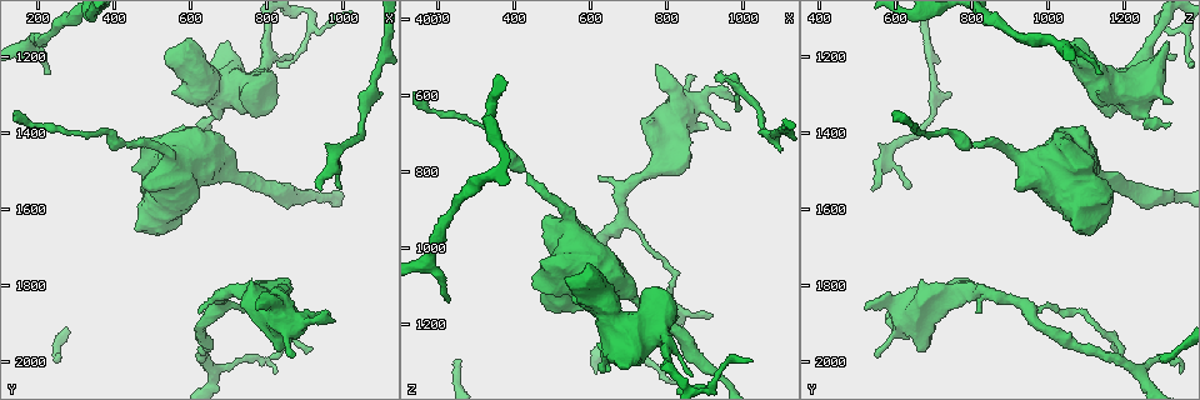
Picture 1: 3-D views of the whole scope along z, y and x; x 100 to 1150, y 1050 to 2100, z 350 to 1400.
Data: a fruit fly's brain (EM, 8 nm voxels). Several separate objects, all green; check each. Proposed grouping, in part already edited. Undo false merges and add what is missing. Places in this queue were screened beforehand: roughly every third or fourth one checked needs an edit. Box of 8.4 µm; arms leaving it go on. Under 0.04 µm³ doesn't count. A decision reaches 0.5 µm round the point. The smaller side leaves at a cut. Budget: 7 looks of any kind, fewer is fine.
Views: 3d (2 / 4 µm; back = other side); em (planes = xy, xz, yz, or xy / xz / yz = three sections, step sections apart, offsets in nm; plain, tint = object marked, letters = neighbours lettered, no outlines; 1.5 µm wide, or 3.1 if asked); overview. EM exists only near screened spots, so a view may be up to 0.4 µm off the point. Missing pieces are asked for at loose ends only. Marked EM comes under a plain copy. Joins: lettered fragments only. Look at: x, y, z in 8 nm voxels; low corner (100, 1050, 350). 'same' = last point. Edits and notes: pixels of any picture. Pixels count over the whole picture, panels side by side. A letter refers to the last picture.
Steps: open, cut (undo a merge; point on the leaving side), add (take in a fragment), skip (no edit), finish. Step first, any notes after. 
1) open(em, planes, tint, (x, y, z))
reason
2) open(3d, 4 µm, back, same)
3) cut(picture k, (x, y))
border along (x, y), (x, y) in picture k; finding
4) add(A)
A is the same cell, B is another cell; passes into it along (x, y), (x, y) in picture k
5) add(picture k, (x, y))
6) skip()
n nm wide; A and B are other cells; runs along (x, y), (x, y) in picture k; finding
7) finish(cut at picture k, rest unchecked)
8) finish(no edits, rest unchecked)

open(3d, 4 µm, (850, 1790, 785))
branch stops here

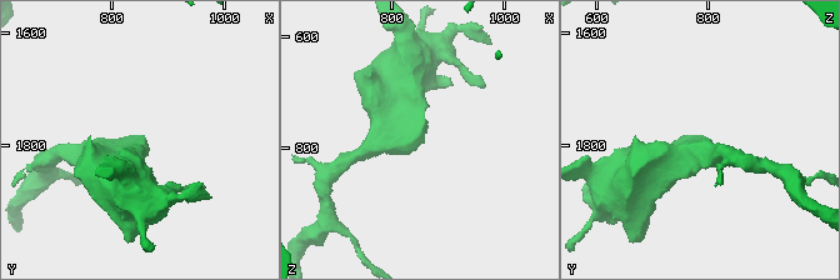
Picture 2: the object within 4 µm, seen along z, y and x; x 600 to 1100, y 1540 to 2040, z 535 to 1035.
open(em, yz, step 8, letters, (855, 1785, 775))

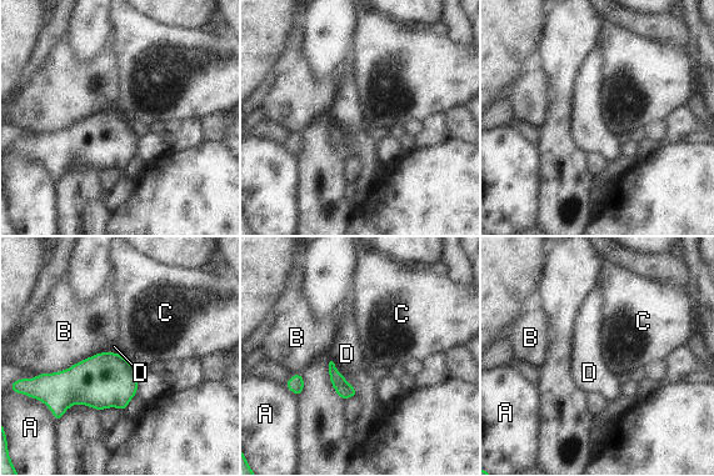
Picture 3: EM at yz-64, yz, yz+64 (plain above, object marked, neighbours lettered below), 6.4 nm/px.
skip()
A, B, C and D are other cells; border along (331, 360), (336, 370), (359, 394) in picture 3; no lettered fragment goes on from it

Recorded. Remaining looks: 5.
open(em, xy, step 4, letters, (940, 1550, 535))
an open end

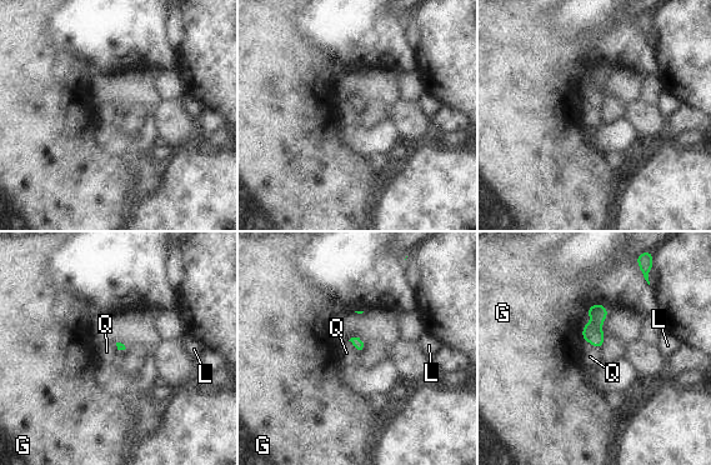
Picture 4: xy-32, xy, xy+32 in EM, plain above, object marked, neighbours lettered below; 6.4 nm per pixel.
skip()
G, L and Q are other cells; border along (582, 339), (599, 349) in picture 4; no lettered fragment goes on from it

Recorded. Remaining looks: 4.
open(em, planes, letters, (235, 1250, 1145))
tapers out

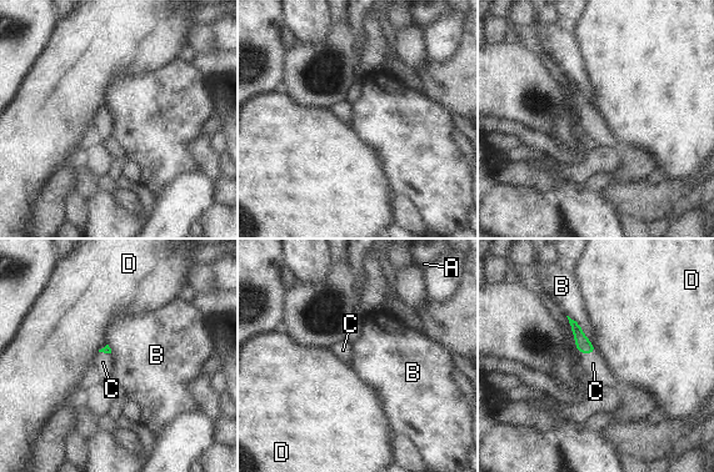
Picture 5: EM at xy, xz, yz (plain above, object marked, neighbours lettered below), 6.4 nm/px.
add(C)
C is the same cell, A, B and D are other cells; passes into it along (583, 344), (588, 352), (593, 363) in picture 5; it goes on there

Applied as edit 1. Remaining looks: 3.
finish(add at picture 5, rest unchecked)

